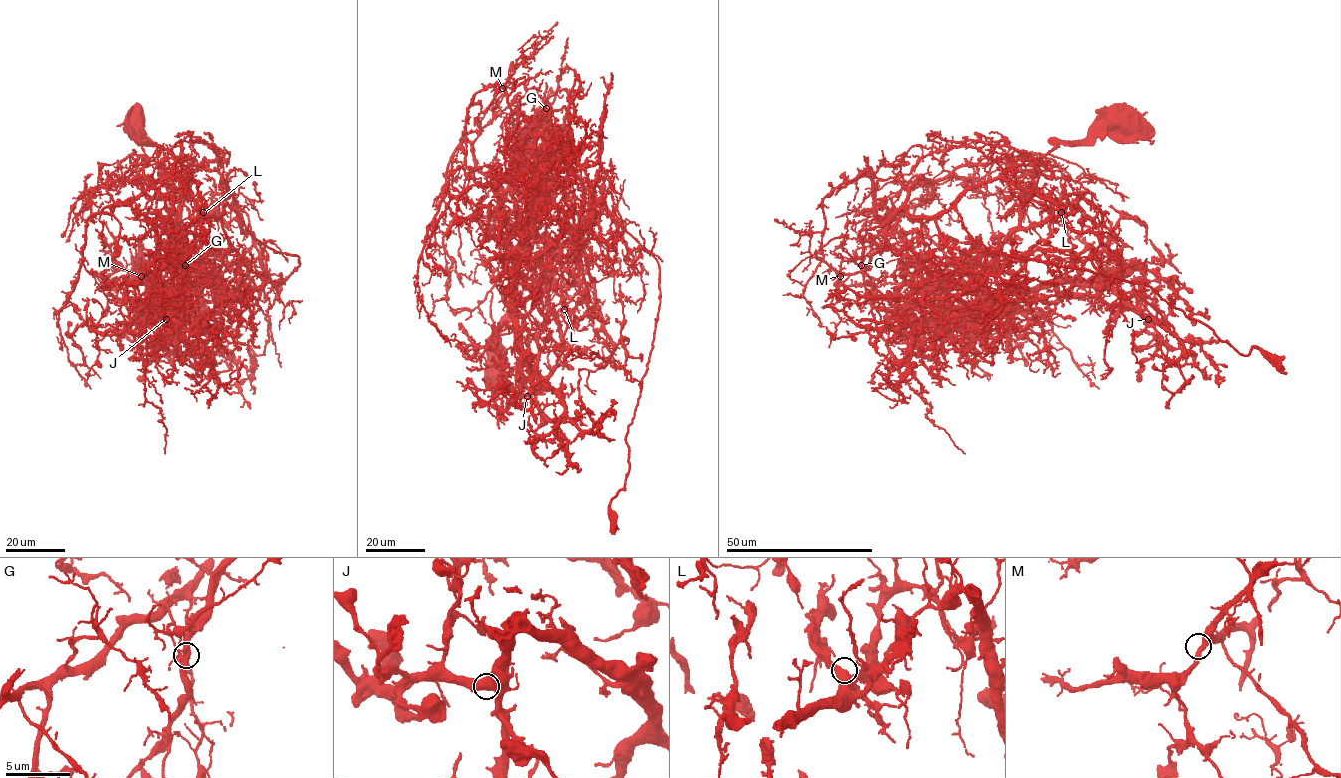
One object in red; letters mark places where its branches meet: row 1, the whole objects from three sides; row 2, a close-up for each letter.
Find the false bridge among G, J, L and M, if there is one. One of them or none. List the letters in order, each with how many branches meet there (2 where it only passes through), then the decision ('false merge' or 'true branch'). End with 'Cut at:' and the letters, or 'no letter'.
G: 2 branches meet; false merge
J: 2 branches meet; true branch
L: 2 branches meet; true branch
M: 2 branches meet; true branch
Cut at: G

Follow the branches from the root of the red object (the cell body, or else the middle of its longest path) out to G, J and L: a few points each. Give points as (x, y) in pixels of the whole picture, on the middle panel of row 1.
G: (499, 372), (499, 327), (552, 263), (581, 244), (583, 186), (540, 117), (546, 108)
J: (499, 372), (499, 327), (542, 276), (533, 234), (515, 287), (527, 396)
L: (499, 372), (499, 327), (515, 304), (531, 296), (542, 276), (537, 268), (536, 275), (561, 299), (564, 309)

